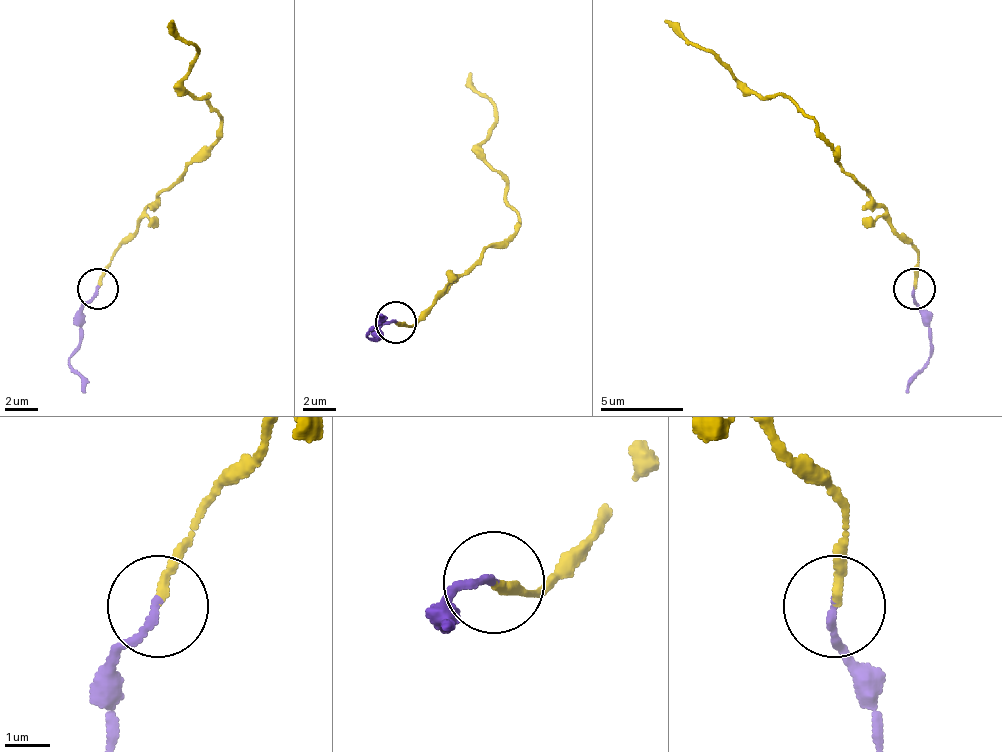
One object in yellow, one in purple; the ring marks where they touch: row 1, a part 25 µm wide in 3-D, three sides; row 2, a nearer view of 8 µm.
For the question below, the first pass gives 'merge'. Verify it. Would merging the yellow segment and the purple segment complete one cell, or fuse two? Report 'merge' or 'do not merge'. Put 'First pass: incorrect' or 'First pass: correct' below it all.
merge
First pass: correct

